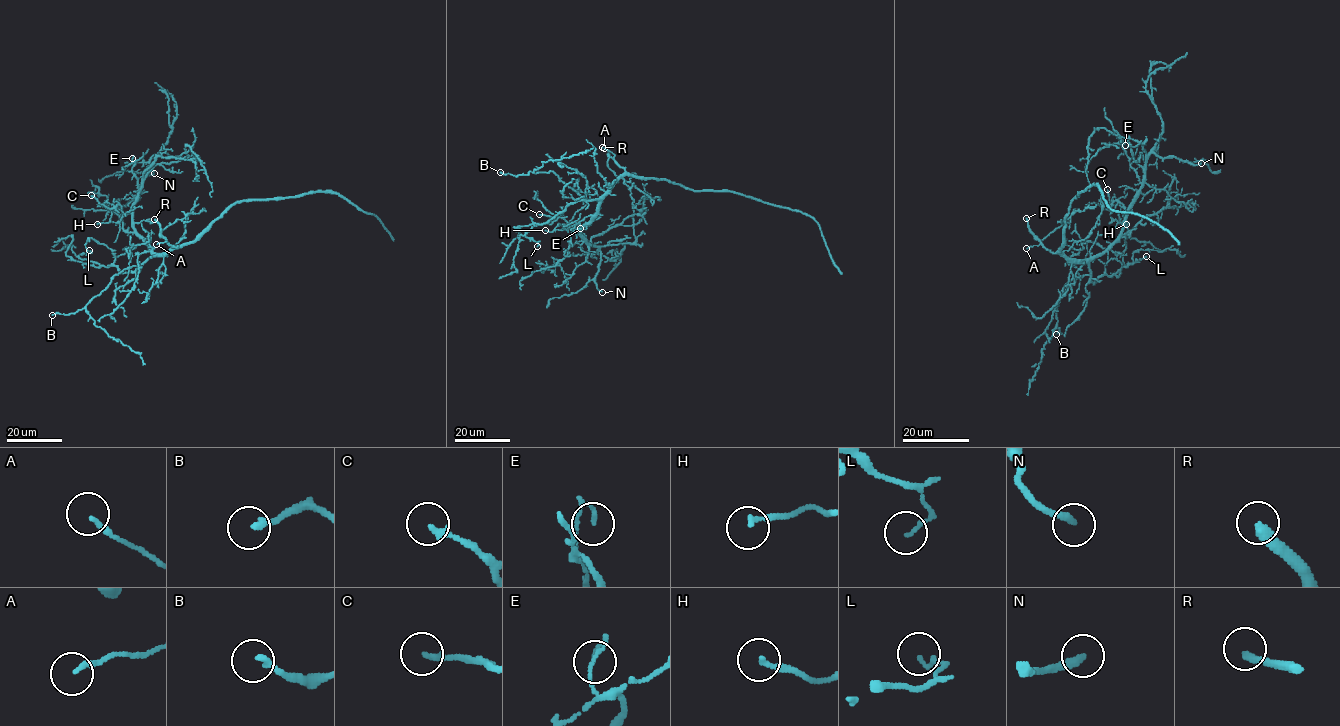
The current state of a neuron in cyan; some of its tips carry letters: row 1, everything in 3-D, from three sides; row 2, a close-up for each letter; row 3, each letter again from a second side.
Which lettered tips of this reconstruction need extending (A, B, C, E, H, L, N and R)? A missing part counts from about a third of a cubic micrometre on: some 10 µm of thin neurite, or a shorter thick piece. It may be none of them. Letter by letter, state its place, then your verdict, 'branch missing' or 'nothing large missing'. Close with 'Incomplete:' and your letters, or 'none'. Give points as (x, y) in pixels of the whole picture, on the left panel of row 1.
A: at (156, 244); nothing large missing
B: at (52, 315); nothing large missing
C: at (91, 195); nothing large missing
E: at (132, 158); nothing large missing
H: at (97, 224); nothing large missing
L: at (89, 250); nothing large missing
N: at (154, 173); nothing large missing
R: at (154, 219); branch missing
Incomplete: R

